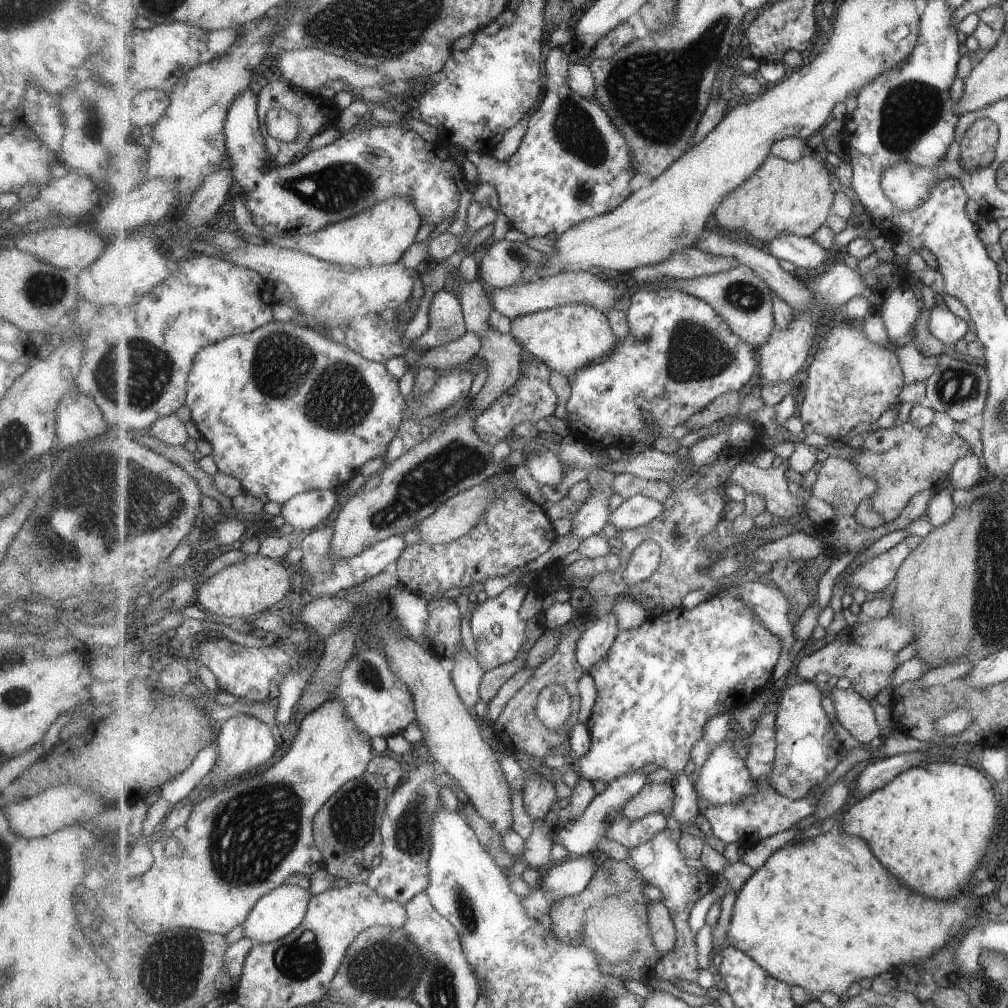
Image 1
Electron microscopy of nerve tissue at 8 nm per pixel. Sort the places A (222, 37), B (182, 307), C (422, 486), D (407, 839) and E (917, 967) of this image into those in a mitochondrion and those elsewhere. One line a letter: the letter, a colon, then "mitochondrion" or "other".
A: other
B: other
C: mitochondrion
D: mitochondrion
E: other

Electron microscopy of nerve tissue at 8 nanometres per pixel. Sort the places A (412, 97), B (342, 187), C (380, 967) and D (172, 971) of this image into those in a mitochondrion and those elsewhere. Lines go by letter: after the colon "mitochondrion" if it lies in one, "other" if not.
A: other
B: mitochondrion
C: mitochondrion
D: mitochondrion

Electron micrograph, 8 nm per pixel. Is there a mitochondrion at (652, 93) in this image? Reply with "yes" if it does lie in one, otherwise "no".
yes

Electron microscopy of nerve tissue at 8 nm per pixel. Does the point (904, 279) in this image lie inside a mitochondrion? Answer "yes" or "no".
no

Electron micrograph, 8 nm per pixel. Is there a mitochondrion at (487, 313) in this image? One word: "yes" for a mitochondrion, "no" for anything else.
no

